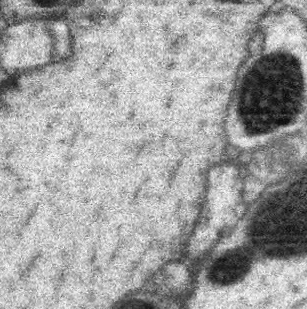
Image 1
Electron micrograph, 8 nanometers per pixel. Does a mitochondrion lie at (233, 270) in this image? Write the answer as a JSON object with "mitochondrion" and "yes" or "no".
{"mitochondrion":"yes"}

